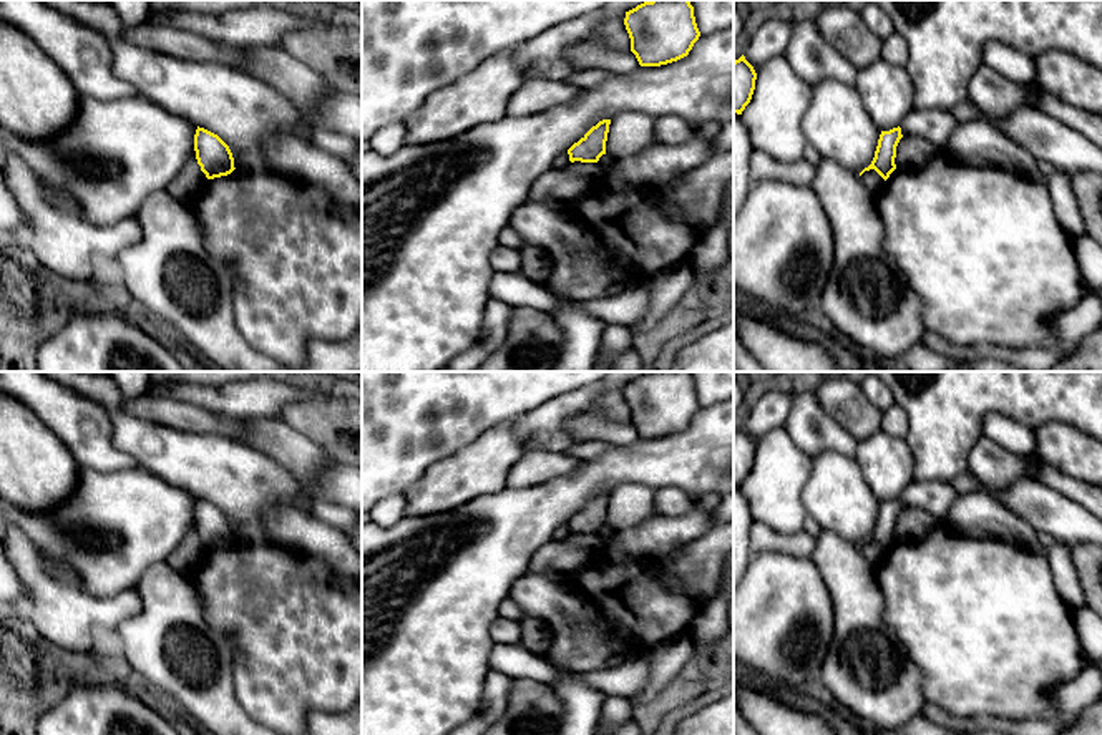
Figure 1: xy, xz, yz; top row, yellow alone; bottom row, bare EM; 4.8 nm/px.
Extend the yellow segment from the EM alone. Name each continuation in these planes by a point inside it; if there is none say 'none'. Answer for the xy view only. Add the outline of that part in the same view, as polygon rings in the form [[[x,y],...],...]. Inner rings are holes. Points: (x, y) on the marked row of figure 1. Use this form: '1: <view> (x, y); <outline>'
1: xy (191, 178); [[[193,154],[183,166],[181,173],[168,184],[166,191],[171,197],[186,201],[206,183],[206,179],[196,154]]]

